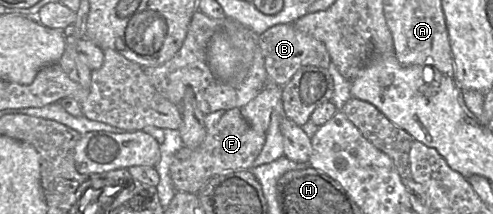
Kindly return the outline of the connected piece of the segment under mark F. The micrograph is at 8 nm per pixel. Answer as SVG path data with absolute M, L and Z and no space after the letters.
M241 109L224 112L221 119L207 130L204 141L197 148L183 146L175 155L170 166L170 177L177 192L197 194L212 177L238 170L251 170L254 161L263 149L266 133L251 127L244 119Z

